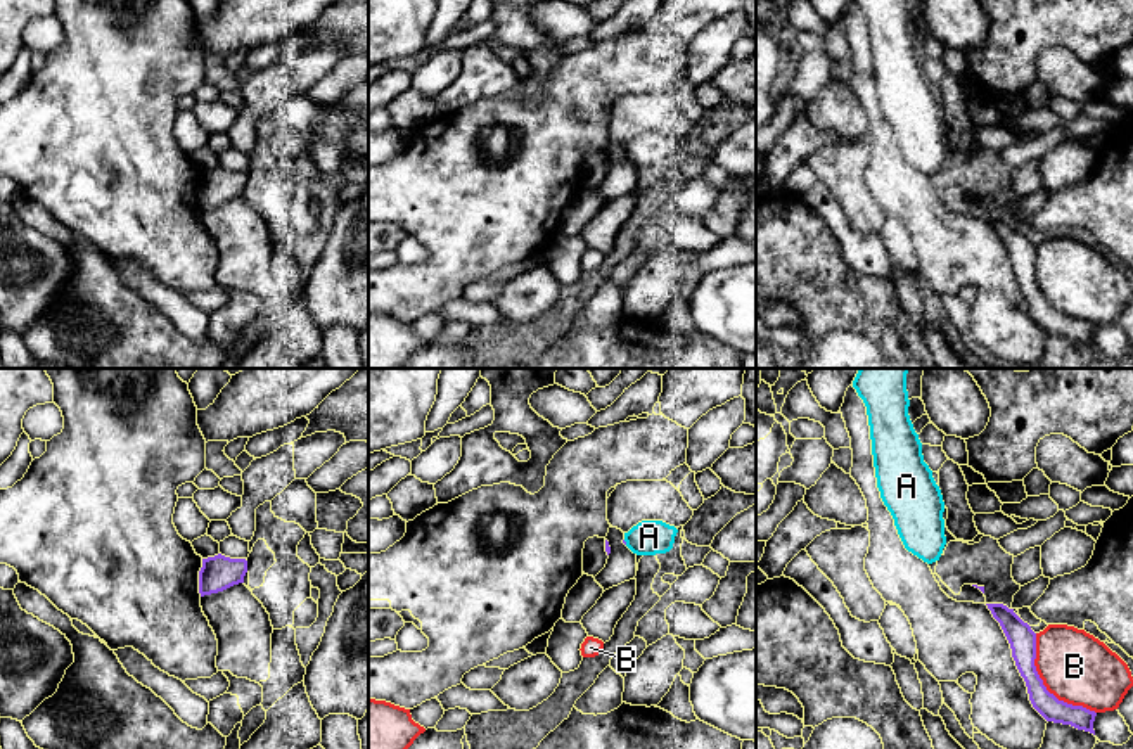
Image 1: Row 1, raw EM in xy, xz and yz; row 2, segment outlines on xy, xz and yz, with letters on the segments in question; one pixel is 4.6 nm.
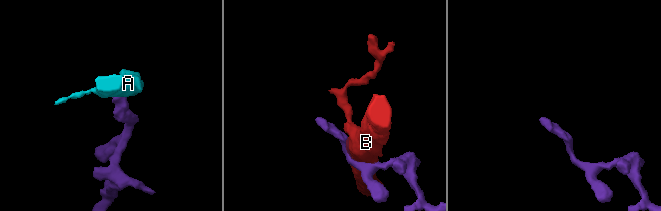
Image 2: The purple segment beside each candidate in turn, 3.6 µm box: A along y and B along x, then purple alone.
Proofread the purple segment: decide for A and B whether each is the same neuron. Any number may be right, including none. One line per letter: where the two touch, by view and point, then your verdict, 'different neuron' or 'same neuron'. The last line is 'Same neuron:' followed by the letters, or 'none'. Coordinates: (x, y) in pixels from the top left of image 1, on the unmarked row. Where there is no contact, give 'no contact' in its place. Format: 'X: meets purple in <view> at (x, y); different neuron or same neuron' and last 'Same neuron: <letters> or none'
A: meets purple in xz at (625, 154); different neuron
B: meets purple in yz at (1043, 298); different neuron
Same neuron: none

